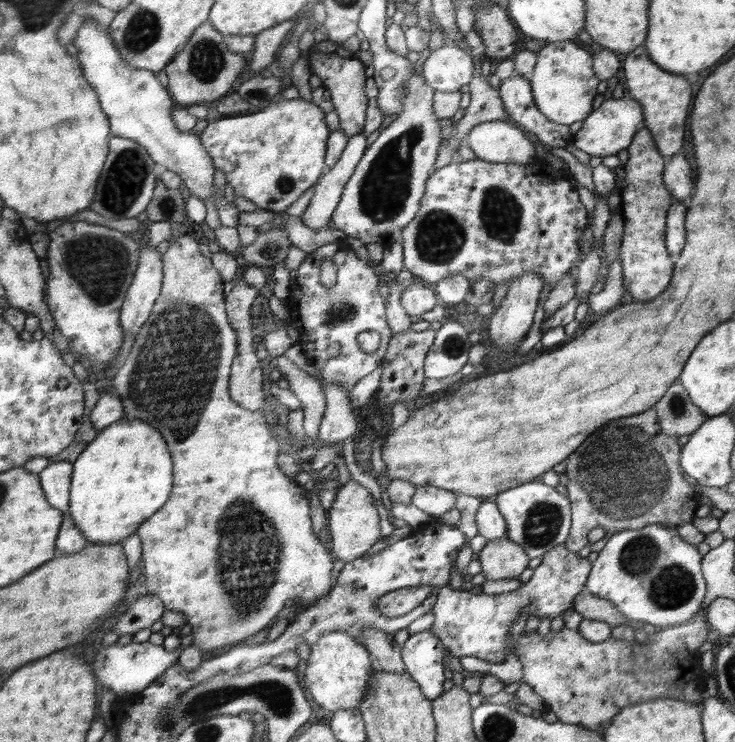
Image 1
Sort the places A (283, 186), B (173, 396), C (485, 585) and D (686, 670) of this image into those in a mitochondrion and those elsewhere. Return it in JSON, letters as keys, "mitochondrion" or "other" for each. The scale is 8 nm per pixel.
{"A":"mitochondrion","B":"mitochondrion","C":"other","D":"other"}

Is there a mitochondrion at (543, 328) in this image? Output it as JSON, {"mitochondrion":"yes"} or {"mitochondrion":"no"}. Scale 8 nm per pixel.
{"mitochondrion":"no"}

